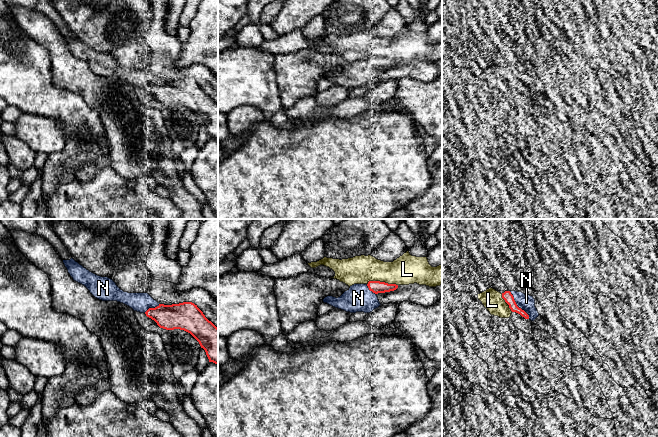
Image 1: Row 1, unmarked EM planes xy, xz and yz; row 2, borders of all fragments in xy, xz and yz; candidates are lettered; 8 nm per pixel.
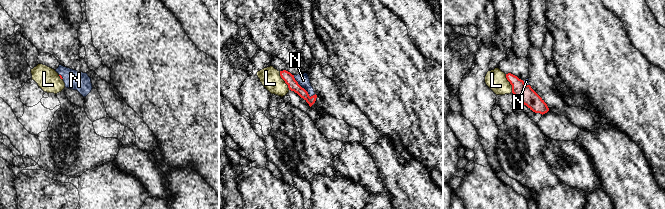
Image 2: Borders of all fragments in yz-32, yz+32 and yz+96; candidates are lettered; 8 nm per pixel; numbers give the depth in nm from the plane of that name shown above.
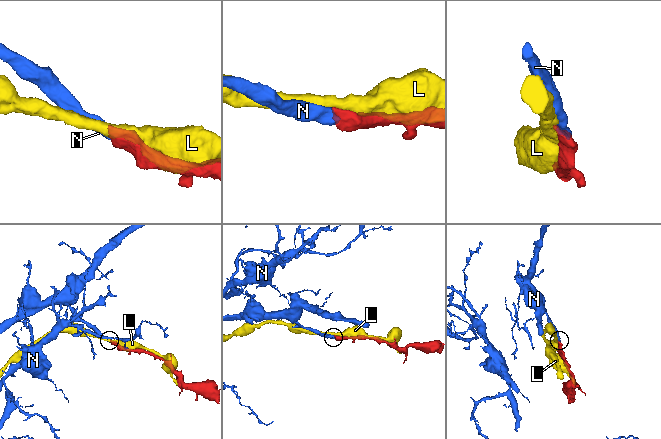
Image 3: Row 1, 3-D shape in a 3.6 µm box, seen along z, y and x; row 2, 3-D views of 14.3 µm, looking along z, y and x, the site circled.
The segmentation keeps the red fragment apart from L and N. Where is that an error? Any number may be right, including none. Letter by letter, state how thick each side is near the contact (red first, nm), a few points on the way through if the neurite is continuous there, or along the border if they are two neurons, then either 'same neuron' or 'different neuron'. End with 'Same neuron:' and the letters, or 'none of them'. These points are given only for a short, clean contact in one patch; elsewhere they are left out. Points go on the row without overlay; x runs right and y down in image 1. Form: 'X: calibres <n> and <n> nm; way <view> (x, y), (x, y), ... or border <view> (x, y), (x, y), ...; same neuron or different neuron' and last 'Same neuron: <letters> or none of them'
L: calibres 100 and 240 nm; different neuron
N: calibres 80 and 130 nm; same neuron
Same neuron: N

